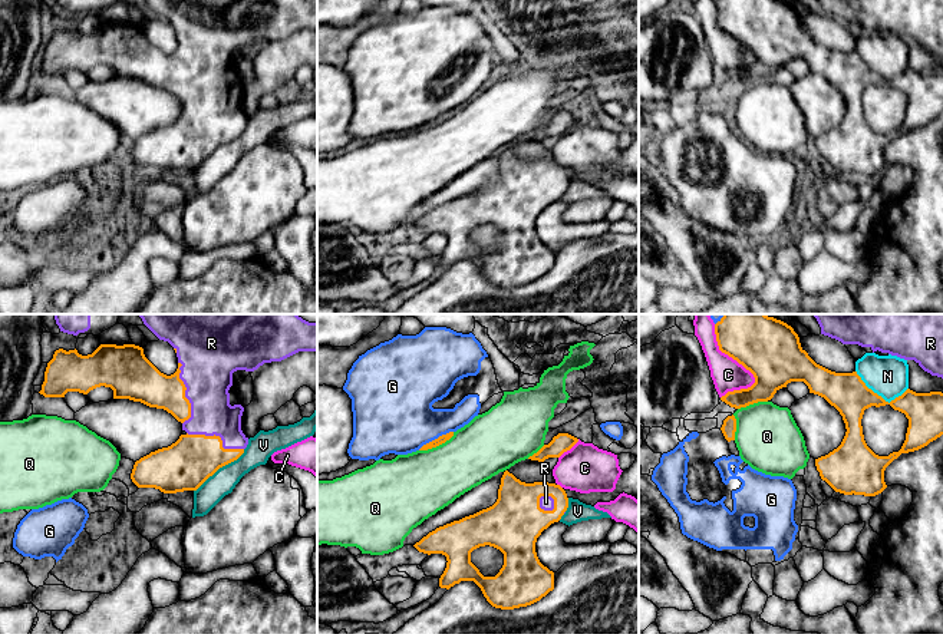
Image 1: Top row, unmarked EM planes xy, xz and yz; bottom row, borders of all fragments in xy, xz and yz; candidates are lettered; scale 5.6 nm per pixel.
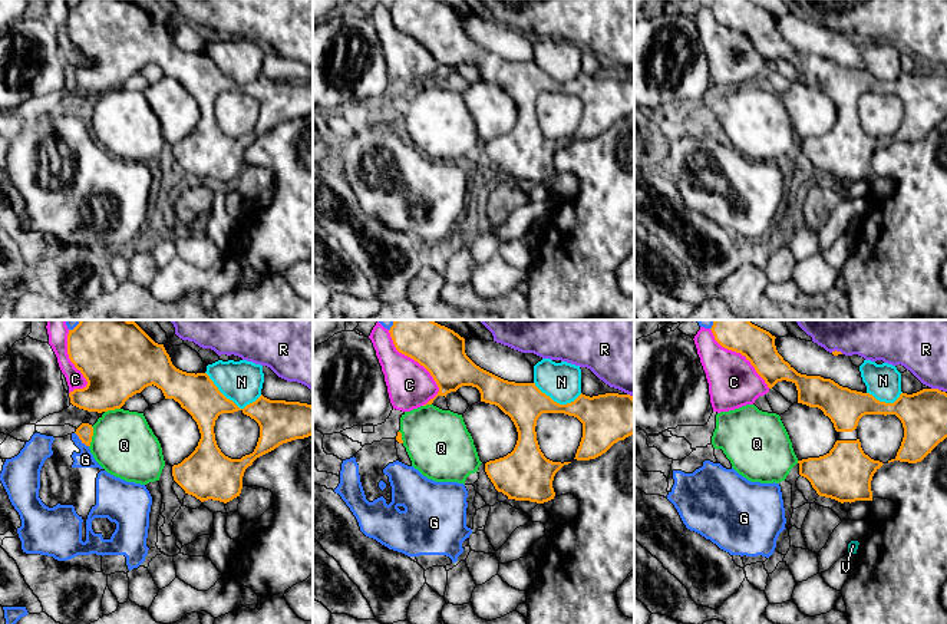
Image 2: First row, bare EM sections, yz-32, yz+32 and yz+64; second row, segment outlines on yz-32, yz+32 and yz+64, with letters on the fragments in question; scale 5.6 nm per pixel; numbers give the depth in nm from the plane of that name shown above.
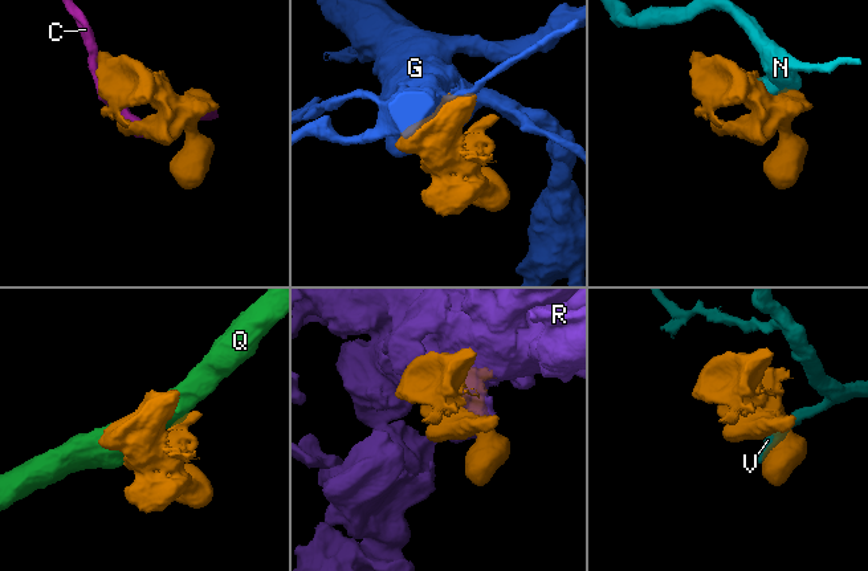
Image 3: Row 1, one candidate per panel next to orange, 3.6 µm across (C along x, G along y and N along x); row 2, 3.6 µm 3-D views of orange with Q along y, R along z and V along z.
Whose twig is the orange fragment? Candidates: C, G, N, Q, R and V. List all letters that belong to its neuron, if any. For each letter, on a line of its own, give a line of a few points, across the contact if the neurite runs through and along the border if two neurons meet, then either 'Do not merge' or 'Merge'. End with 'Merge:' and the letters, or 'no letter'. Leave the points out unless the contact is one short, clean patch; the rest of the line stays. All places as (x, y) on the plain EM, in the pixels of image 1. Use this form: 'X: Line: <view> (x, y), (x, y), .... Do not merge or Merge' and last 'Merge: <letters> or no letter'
C: Do not merge
G: Do not merge
N: Line: yz (856, 49), (869, 66), (889, 81), (907, 68). Do not merge
Q: Do not merge
R: Merge
V: Line: xy (244, 128), (236, 138), (220, 145), (194, 169). Do not merge
Merge: R

